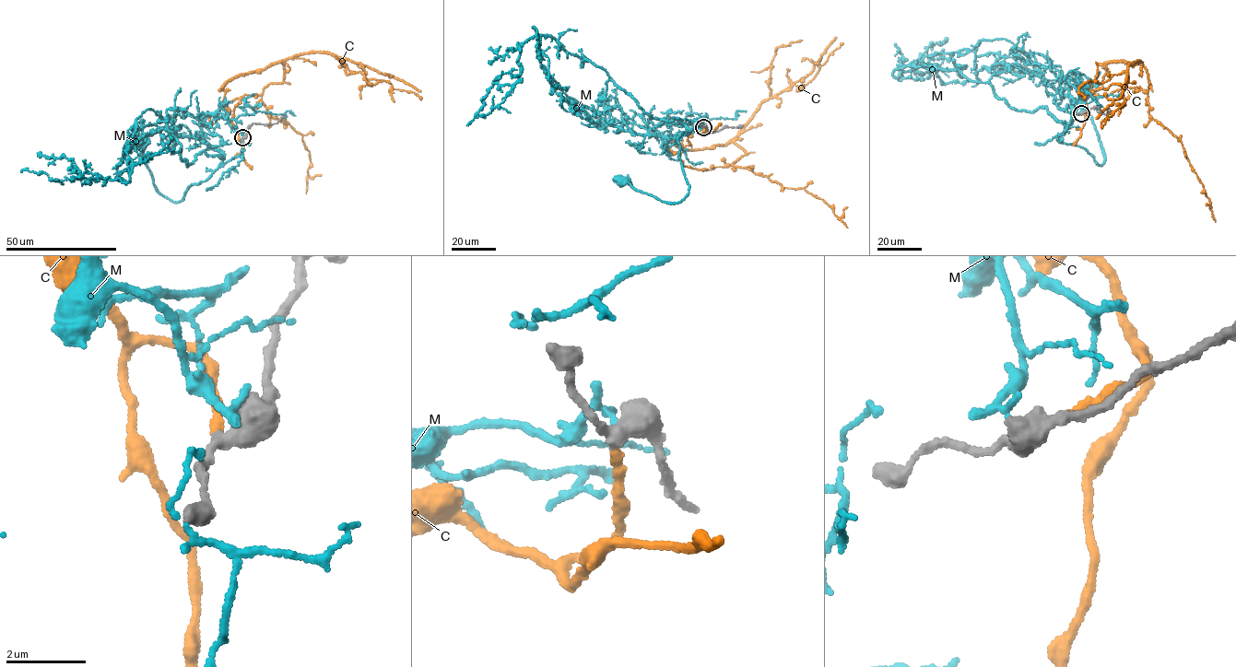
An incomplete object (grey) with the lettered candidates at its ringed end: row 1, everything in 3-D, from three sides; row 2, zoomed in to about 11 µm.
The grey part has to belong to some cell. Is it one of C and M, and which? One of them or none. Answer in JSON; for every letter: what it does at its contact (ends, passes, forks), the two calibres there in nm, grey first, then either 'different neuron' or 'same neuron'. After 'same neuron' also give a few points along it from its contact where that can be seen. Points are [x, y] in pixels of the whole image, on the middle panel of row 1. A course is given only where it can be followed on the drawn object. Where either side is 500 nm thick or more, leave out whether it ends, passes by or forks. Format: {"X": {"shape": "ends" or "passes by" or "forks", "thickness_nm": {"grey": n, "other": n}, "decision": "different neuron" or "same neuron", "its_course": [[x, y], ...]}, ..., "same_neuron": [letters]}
{"C": {"shape": "ends", "thickness_nm": {"grey": 400, "other": 220}, "decision": "same neuron", "its_course": [[704, 126], [677, 146], [732, 143], [746, 153], [733, 165], [781, 191], [805, 189], [847, 228]]}, "M": {"thickness_nm": {"grey": 550, "other": 140}, "decision": "different neuron"}, "same_neuron": ["C"]}

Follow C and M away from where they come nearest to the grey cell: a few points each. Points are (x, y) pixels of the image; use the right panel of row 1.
C: (1081, 113), (1086, 95), (1102, 87), (1106, 65), (1142, 64), (1149, 115), (1181, 136), (1216, 221)
M: (1081, 112), (1079, 93), (1066, 76), (1073, 117), (1056, 138), (1083, 147), (1100, 165), (1100, 141), (1081, 89)

